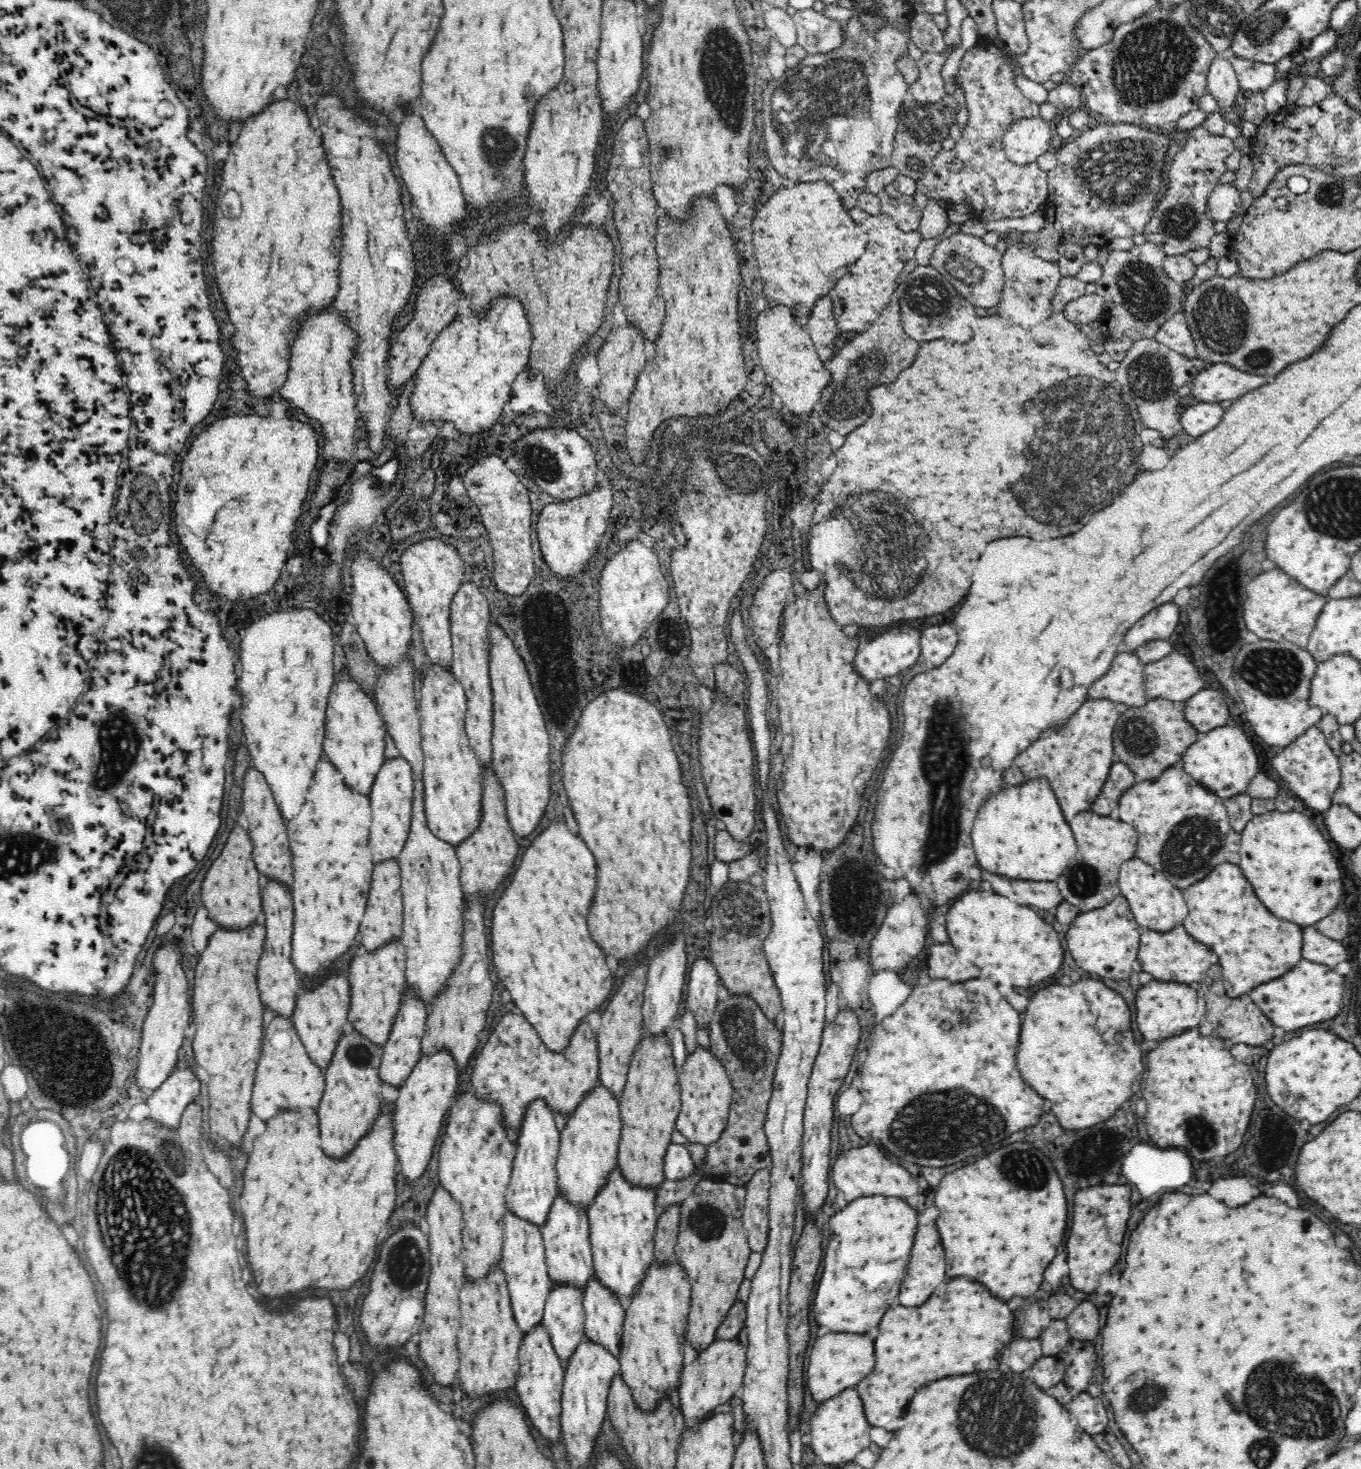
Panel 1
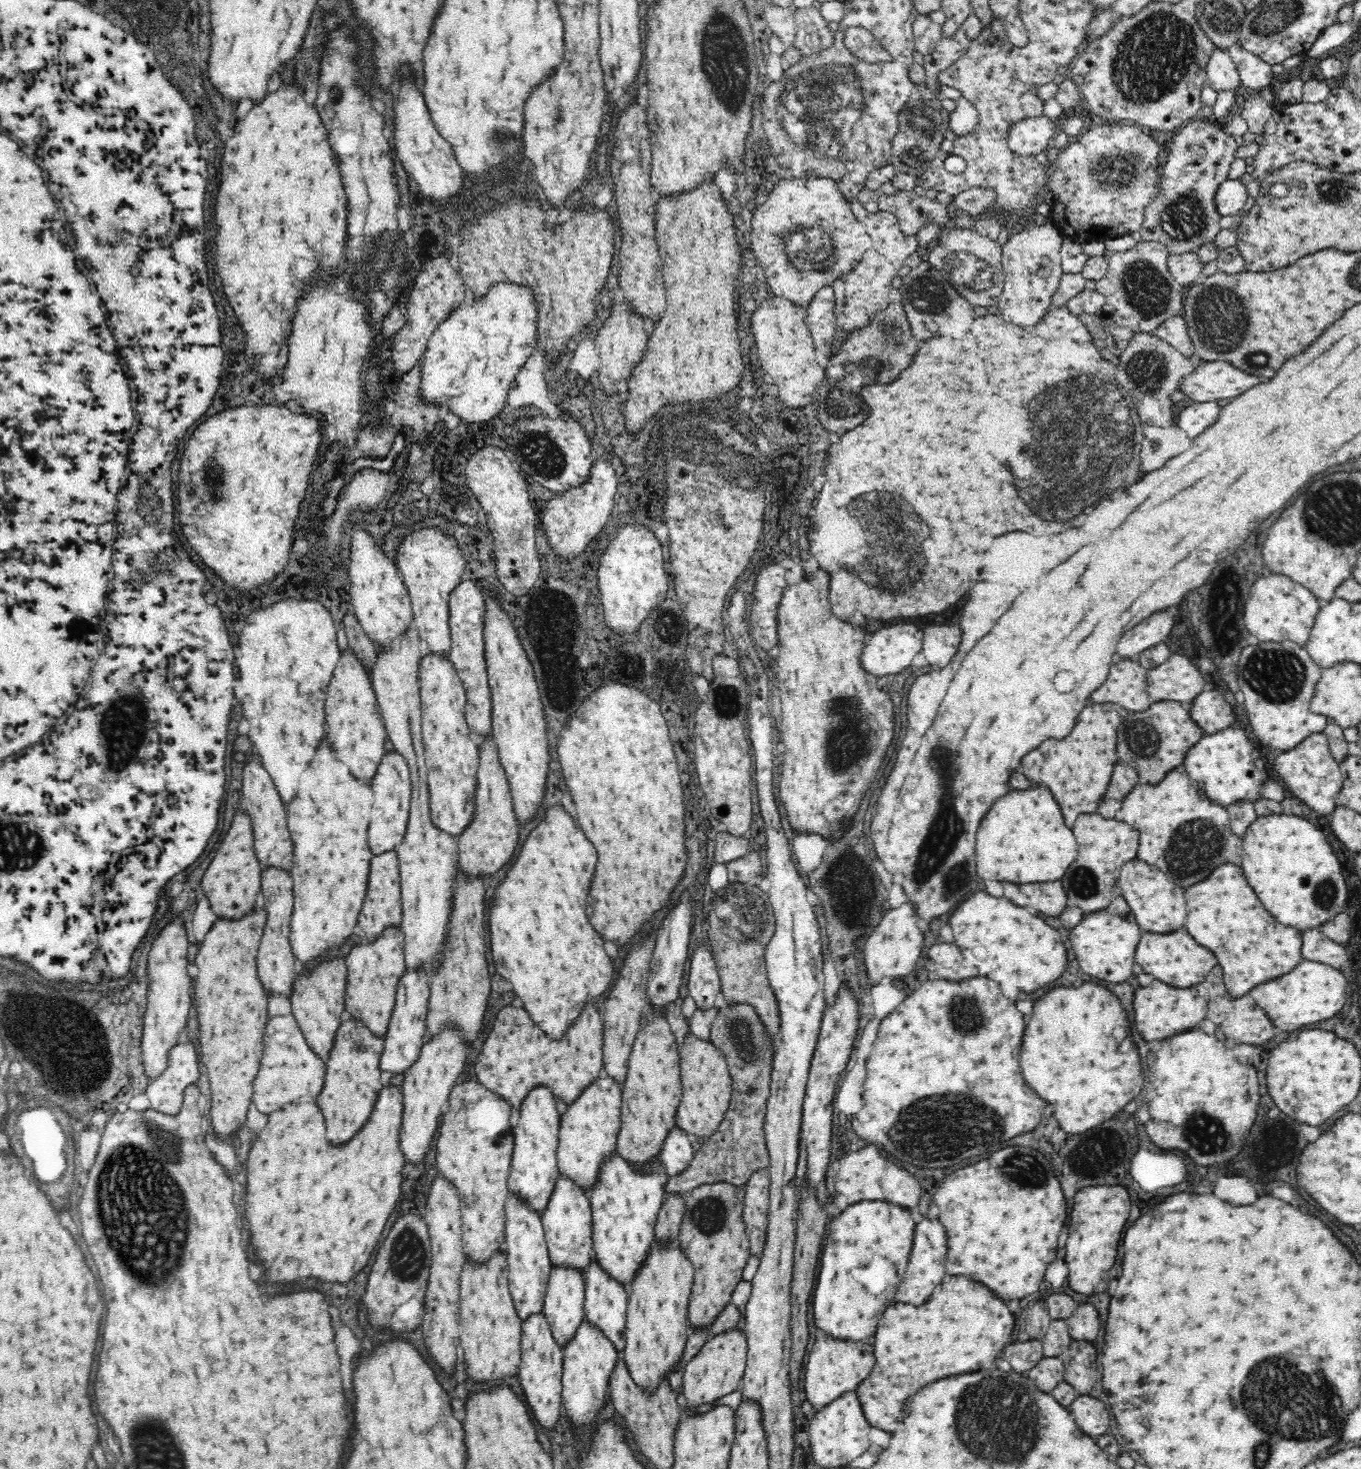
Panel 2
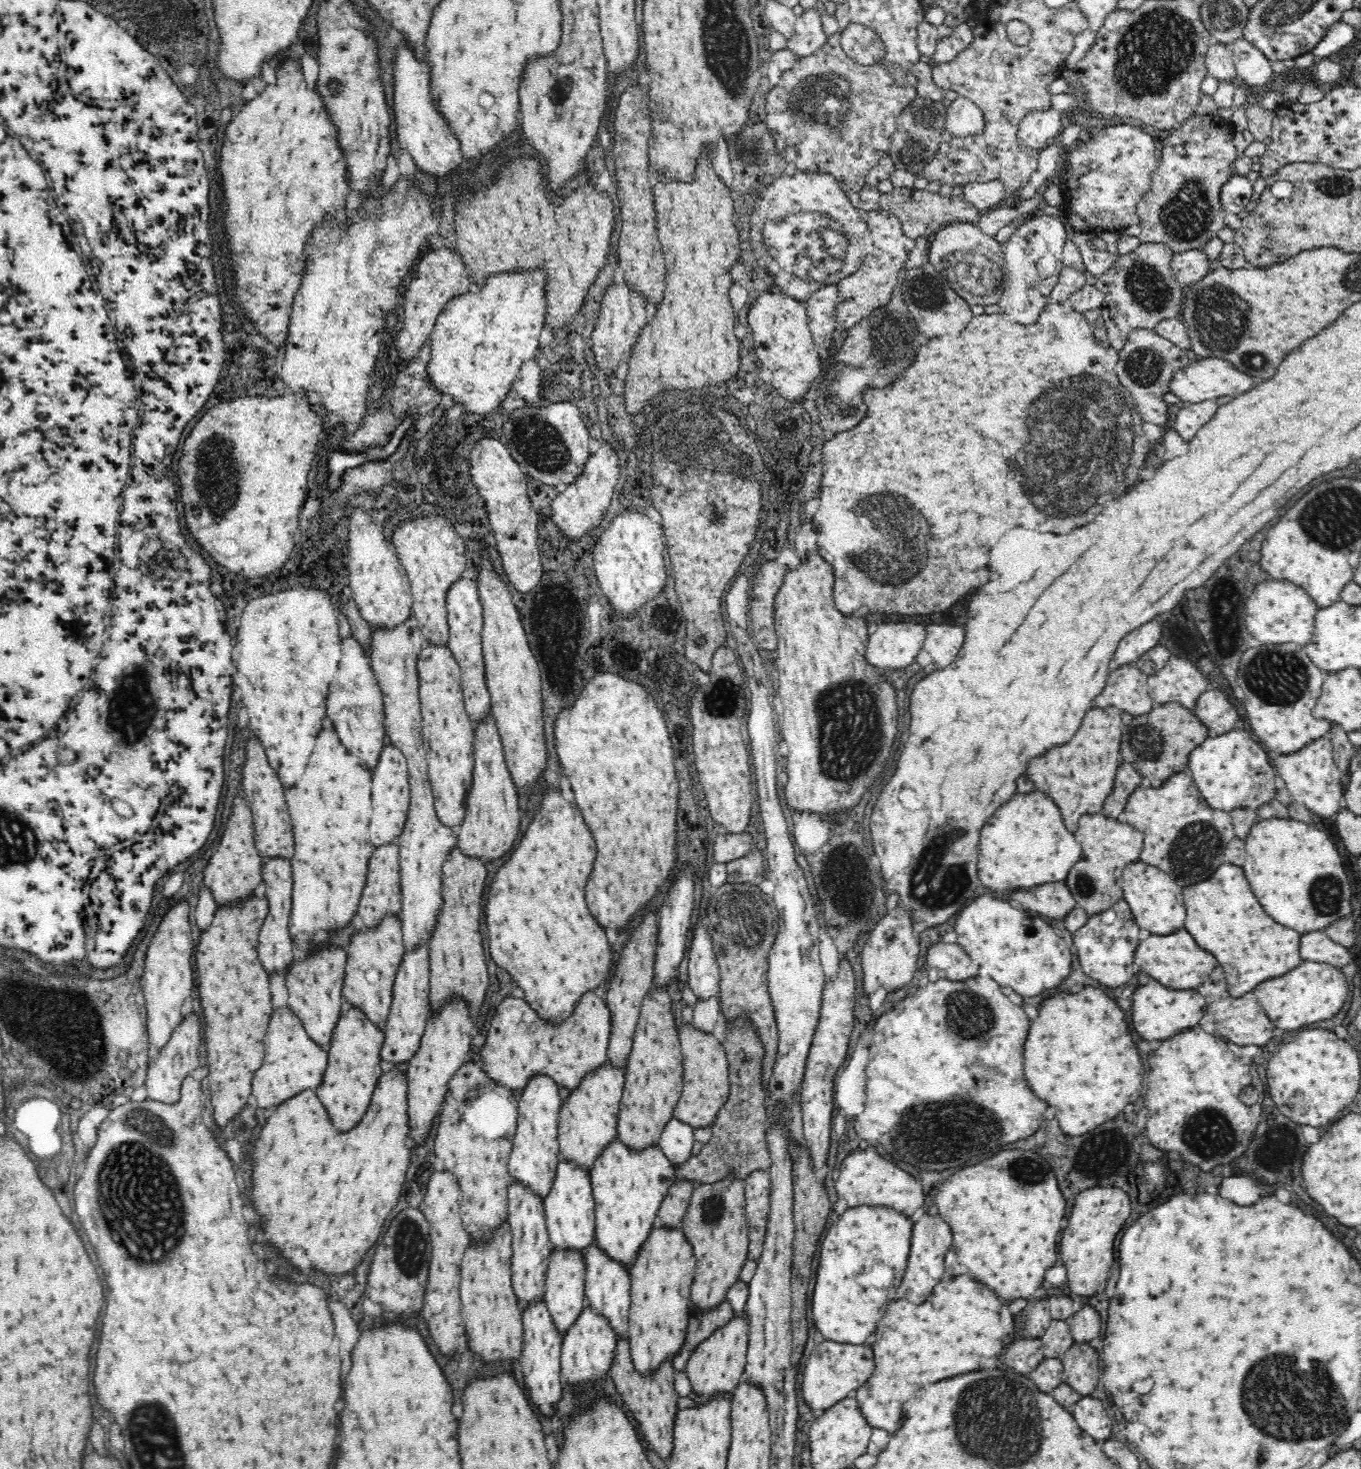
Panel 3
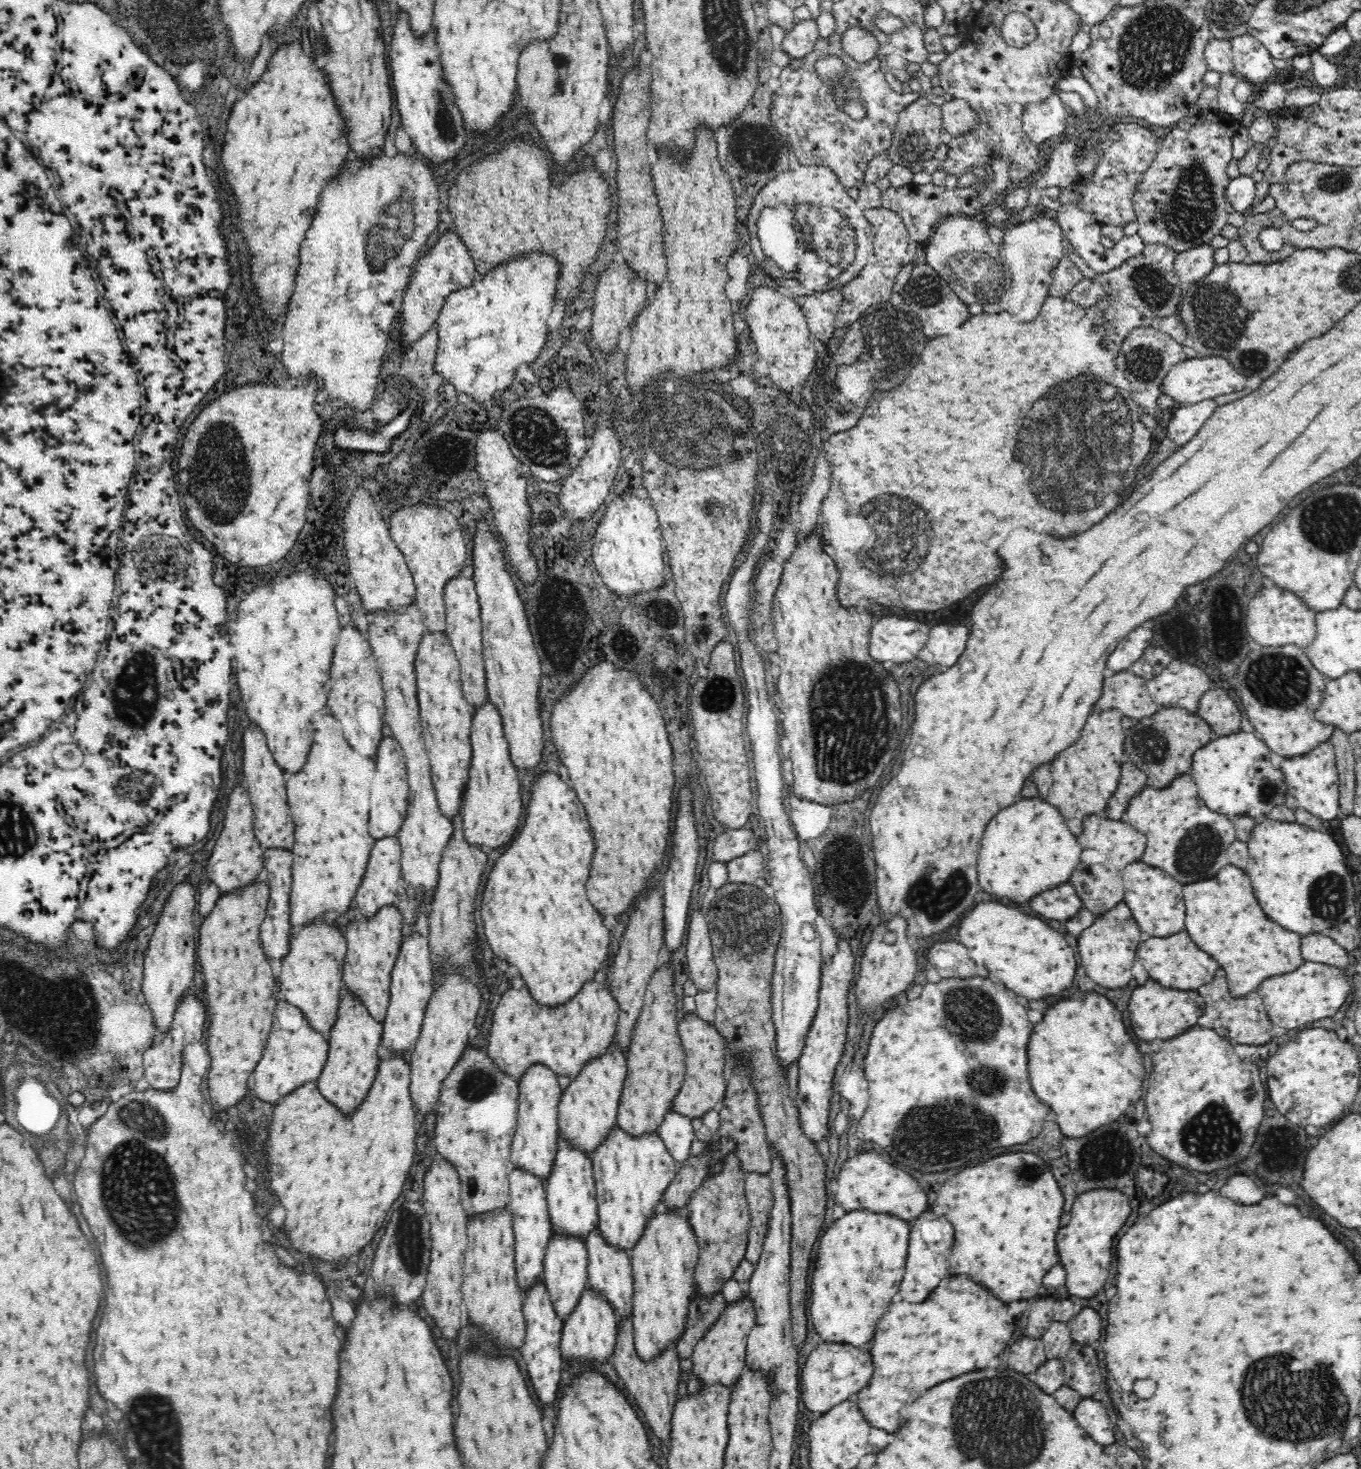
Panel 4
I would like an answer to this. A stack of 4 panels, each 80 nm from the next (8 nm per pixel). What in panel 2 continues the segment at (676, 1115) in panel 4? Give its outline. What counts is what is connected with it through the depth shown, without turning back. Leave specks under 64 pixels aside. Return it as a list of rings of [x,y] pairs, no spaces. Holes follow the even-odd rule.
[[[675,1124],[666,1133],[658,1157],[664,1163],[664,1167],[668,1169],[668,1175],[674,1176],[688,1166],[694,1153],[690,1133]]]

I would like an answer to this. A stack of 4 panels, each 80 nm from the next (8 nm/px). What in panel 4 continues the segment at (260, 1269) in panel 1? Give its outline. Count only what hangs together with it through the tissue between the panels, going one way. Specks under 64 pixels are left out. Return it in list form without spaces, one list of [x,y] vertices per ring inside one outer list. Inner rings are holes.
[[[388,1051],[378,1061],[366,1098],[352,1114],[344,1114],[336,1104],[326,1100],[314,1080],[307,1080],[276,1104],[270,1140],[266,1144],[270,1154],[270,1180],[272,1190],[288,1210],[284,1228],[298,1250],[312,1252],[320,1258],[348,1258],[372,1241],[386,1220],[388,1210],[402,1192],[416,1154],[421,1121],[412,1097],[411,1072],[404,1052]]]

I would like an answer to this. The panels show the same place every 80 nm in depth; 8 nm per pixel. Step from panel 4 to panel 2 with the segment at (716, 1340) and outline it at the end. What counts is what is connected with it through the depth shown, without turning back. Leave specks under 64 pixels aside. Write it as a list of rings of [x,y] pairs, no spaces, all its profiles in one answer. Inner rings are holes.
[[[732,1327],[705,1341],[678,1375],[681,1378],[680,1386],[686,1402],[692,1408],[696,1408],[701,1404],[713,1403],[737,1390],[745,1373],[747,1350],[746,1333],[737,1327]]]

